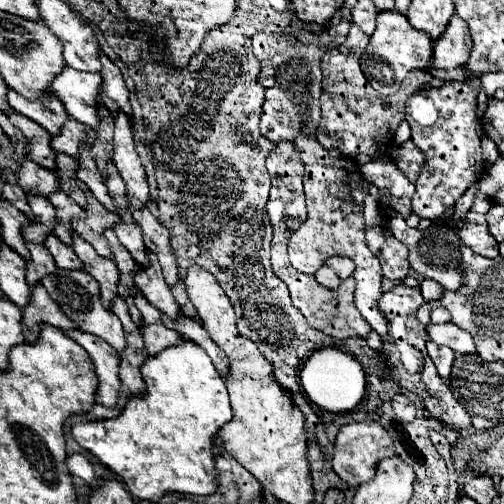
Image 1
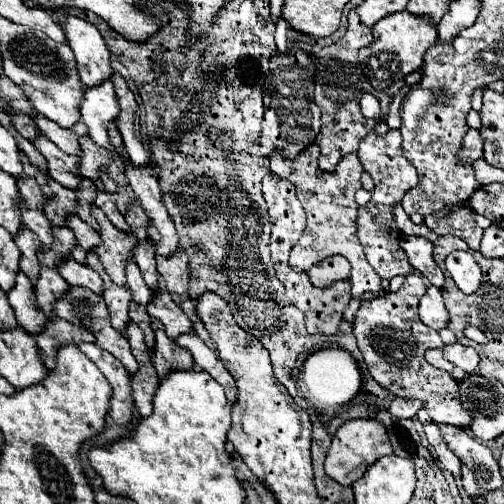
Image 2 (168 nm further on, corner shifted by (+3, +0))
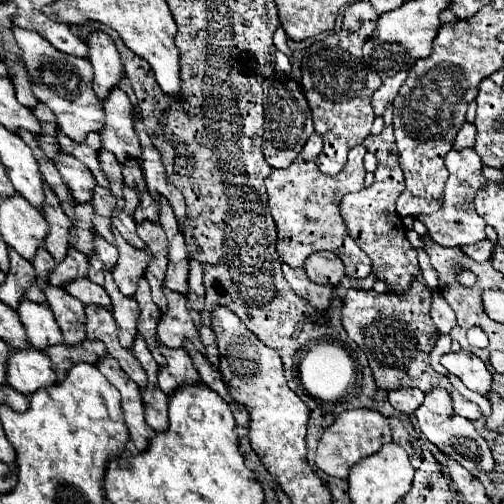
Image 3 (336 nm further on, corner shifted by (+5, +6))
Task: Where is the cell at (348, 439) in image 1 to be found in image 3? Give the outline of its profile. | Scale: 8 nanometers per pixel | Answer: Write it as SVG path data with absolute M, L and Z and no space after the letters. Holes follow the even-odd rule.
M351 409L351 411L343 411L335 423L331 427L325 429L325 433L321 435L319 447L317 447L317 457L315 457L315 465L325 471L331 477L339 477L339 479L347 479L349 469L353 465L357 465L361 459L377 453L385 443L391 441L391 427L387 423L387 419L371 409Z

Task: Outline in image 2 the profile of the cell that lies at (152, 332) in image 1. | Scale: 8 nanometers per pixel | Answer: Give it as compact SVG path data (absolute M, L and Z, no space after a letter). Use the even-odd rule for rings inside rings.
M153 321L153 331L155 331L155 337L157 337L157 345L155 345L155 351L153 351L153 365L155 365L161 381L173 371L189 371L189 369L195 367L189 351L179 347L175 341L171 341L165 335L161 323Z

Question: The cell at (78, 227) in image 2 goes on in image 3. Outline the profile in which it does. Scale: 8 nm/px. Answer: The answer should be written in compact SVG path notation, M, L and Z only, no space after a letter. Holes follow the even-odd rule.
M95 233L95 253L89 257L89 279L97 285L103 285L103 267L111 269L111 265L117 263L117 249L109 241L105 241L101 235Z

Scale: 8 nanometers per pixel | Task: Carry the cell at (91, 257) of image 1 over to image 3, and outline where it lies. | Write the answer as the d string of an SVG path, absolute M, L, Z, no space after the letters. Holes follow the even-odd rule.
M103 269L105 275L105 291L109 293L111 301L113 301L113 317L117 323L117 337L119 343L125 349L131 349L133 345L133 337L137 335L137 317L139 317L139 307L137 301L133 297L123 297L123 293L119 293L119 289L115 289L113 277L109 269Z

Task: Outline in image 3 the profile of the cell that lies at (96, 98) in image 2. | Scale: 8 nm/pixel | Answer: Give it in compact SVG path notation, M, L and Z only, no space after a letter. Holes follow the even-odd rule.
M115 87L101 105L105 111L105 129L99 133L103 149L111 151L121 163L127 157L137 159L141 155L141 147L133 129L133 105L129 97Z

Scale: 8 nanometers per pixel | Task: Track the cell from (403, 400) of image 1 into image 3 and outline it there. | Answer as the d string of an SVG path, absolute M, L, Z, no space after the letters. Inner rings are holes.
M397 389L389 391L389 403L401 413L413 413L423 403L423 391L419 389Z

